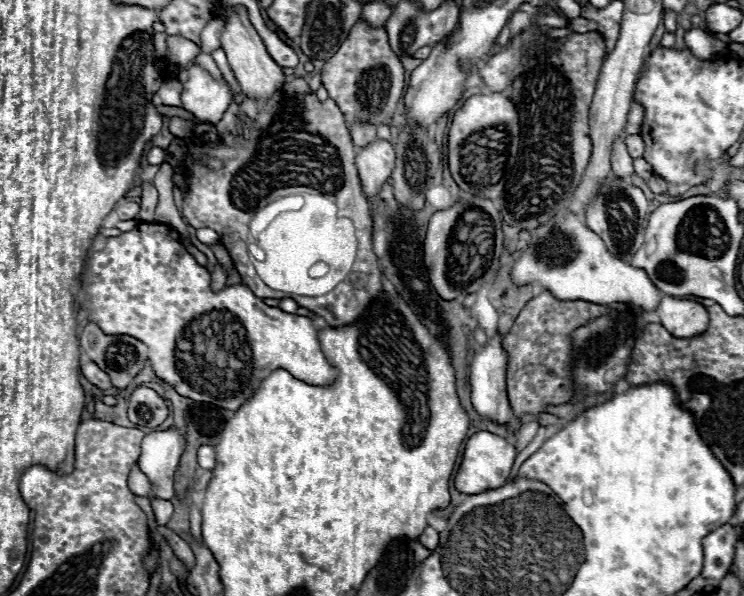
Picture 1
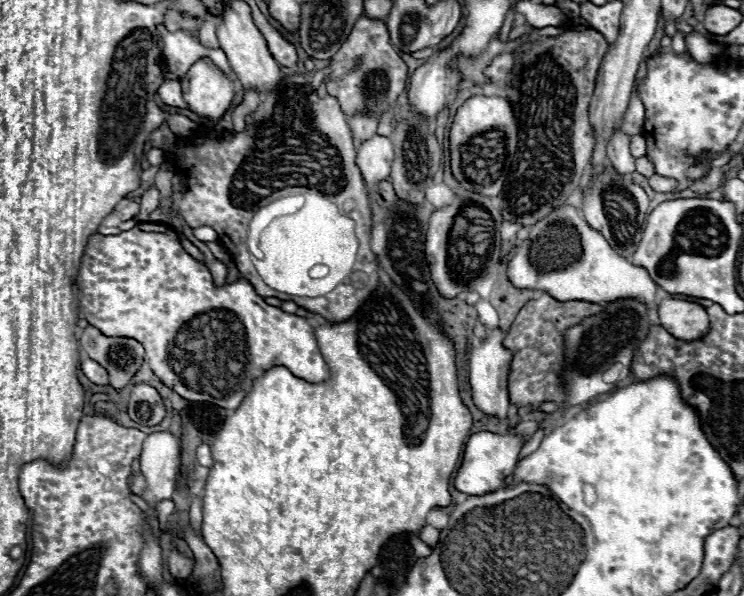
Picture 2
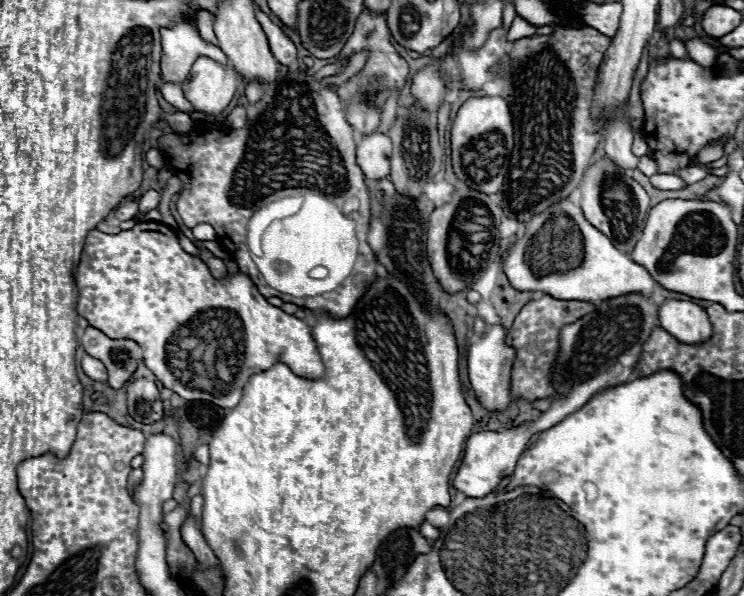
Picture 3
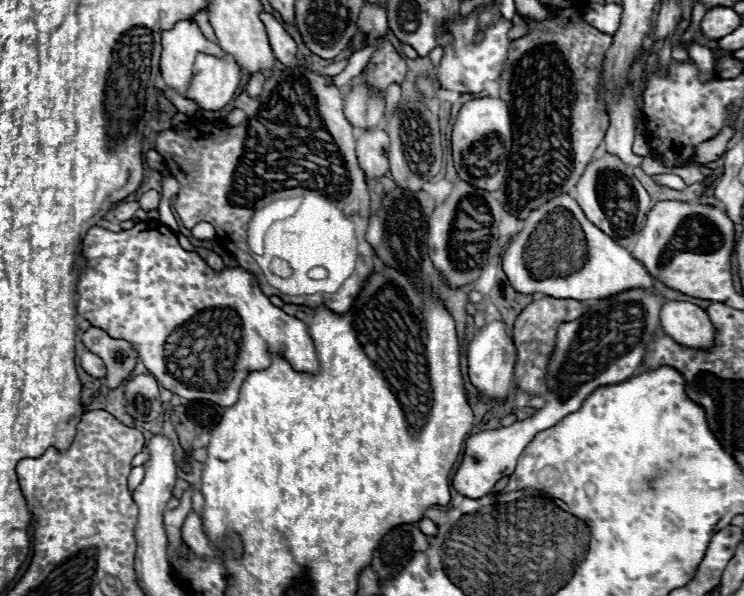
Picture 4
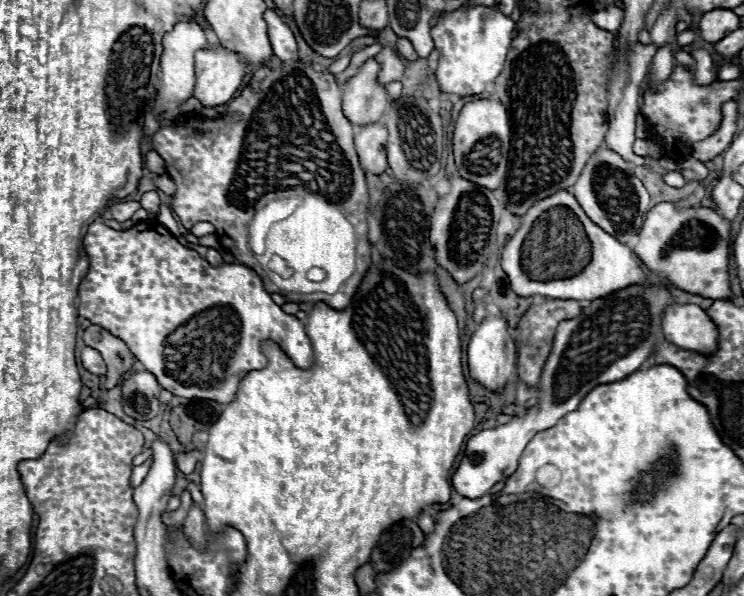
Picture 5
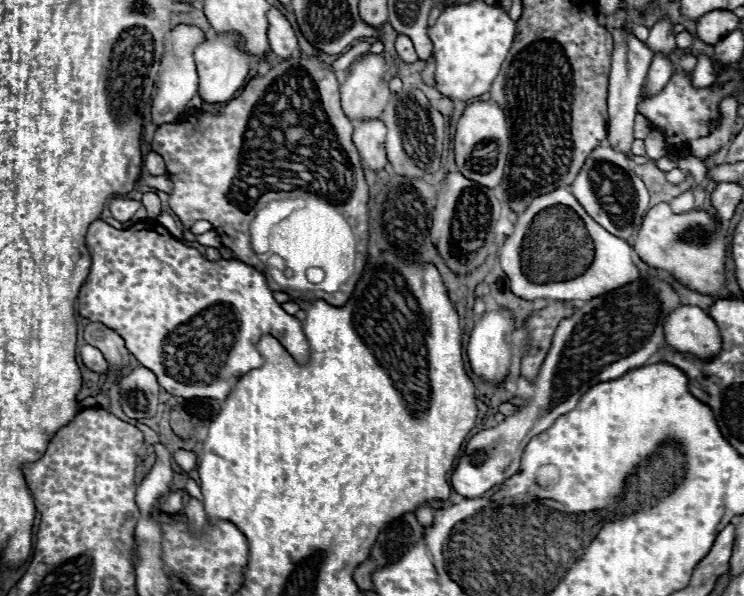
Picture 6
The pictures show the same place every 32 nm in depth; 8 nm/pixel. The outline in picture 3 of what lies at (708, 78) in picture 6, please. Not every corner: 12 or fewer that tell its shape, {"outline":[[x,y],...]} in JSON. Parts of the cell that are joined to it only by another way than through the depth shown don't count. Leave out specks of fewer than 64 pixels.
{"outline":[[698,36],[688,38],[686,50],[696,64],[712,68],[720,48]]}

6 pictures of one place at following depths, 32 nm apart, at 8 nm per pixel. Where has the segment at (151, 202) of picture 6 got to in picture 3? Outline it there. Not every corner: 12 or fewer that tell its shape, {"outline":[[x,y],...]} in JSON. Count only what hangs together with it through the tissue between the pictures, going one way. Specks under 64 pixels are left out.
{"outline":[[148,190],[140,198],[140,212],[156,210],[160,202],[158,190]]}

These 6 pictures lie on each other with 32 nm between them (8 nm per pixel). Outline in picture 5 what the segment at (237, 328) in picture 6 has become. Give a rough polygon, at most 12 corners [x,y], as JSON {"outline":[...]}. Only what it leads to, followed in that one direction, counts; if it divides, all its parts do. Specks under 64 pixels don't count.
{"outline":[[154,218],[94,222],[78,314],[160,386],[230,404],[304,324]]}

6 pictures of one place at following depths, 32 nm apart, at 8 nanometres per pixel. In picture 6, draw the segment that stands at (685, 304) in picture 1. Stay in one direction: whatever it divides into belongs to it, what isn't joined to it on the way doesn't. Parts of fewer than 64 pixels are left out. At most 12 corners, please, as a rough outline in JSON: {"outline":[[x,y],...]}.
{"outline":[[698,306],[668,312],[664,336],[704,360],[722,348],[718,326]]}

